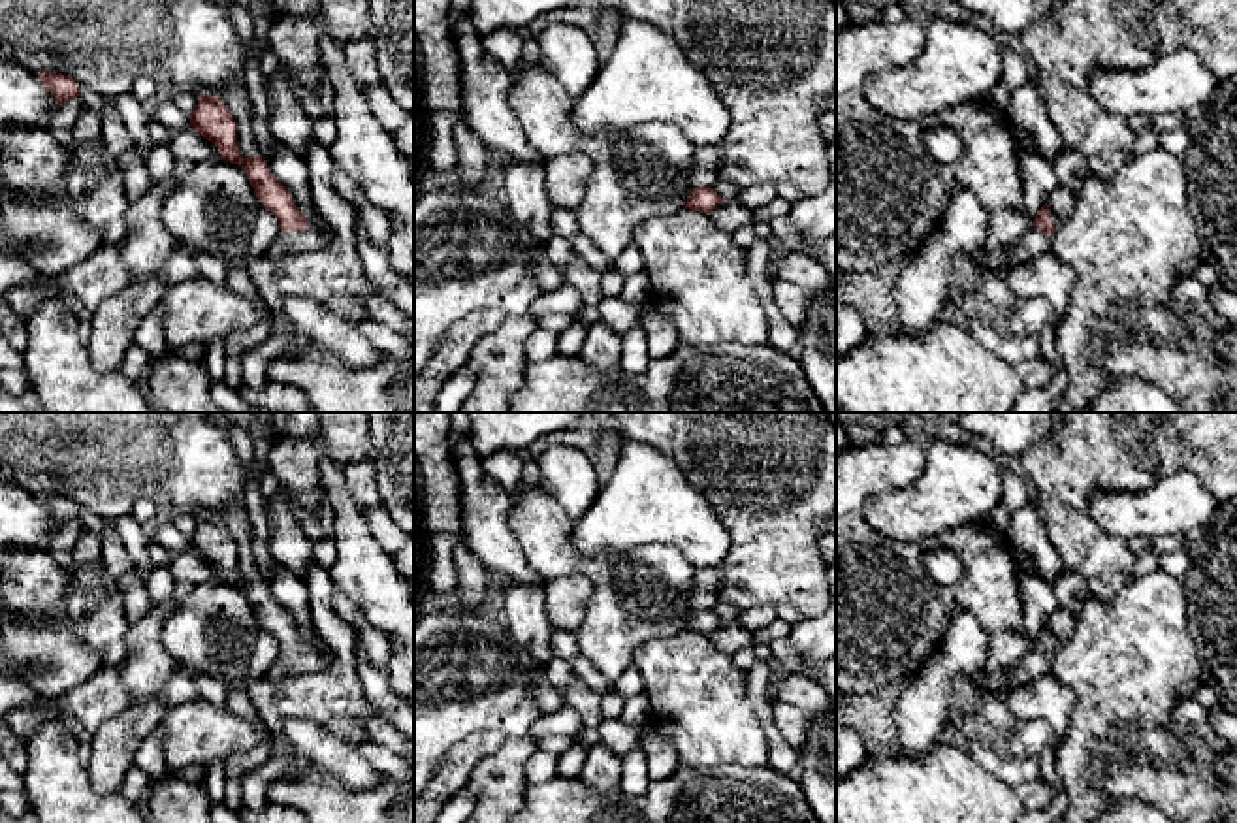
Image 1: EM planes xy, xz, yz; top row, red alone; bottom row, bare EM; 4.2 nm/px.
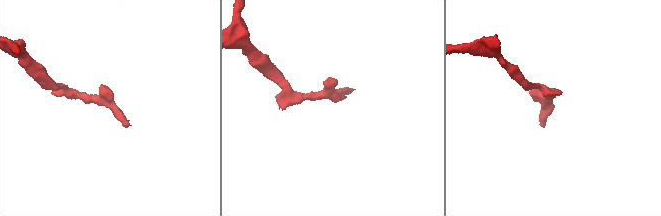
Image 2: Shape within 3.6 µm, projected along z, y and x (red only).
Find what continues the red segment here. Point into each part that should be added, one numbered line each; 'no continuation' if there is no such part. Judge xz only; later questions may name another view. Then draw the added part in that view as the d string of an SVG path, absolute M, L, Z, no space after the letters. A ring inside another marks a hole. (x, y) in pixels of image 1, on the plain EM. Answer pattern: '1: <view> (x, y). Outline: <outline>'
1: xz (731, 637). Outline: M725 621L721 627L712 631L708 638L729 655L753 644L751 633L738 621Z

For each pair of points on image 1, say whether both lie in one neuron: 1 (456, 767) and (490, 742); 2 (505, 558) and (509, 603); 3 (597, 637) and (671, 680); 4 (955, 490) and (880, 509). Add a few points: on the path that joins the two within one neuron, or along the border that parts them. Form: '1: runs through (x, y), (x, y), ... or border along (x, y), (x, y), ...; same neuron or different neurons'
1: runs through (464, 759), (482, 744); same neuron
2: border along (505, 579), (541, 586); different neurons
3: border along (673, 637), (646, 641), (631, 660); different neurons
4: runs through (936, 501), (923, 509), (899, 509); same neuron

